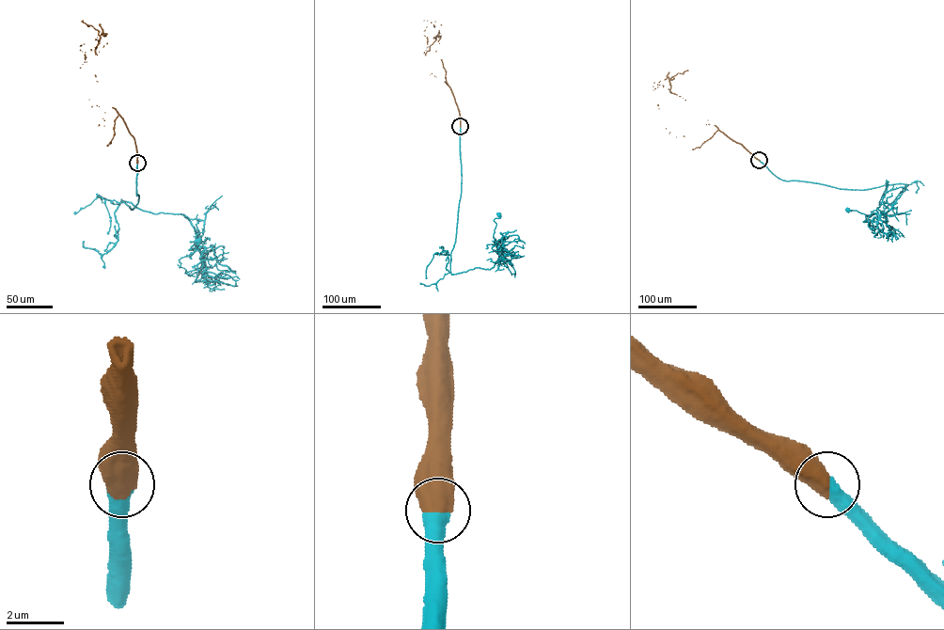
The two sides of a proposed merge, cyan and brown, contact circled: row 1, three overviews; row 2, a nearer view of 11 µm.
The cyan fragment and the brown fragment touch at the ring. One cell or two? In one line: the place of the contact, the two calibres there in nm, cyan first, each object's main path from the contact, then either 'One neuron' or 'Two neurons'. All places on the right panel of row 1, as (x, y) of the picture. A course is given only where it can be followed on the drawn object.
Place: (759, 160). Thickness 550 nm (cyan) against 700 nm. Course of cyan: (759, 160), (785, 181), (852, 189), (906, 185), (892, 207), (882, 213), (867, 215), (847, 210). Course of brown: (759, 160), (715, 126), (706, 124), (707, 119), (683, 98), (670, 92), (670, 78), (688, 70). One neuron

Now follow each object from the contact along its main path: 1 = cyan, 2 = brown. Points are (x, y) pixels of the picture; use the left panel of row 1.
1: (137, 163), (138, 202), (131, 209), (121, 201), (182, 213), (198, 240), (189, 249), (197, 241)
2: (137, 163), (134, 139), (118, 112), (88, 99), (80, 67), (100, 37), (82, 22)

